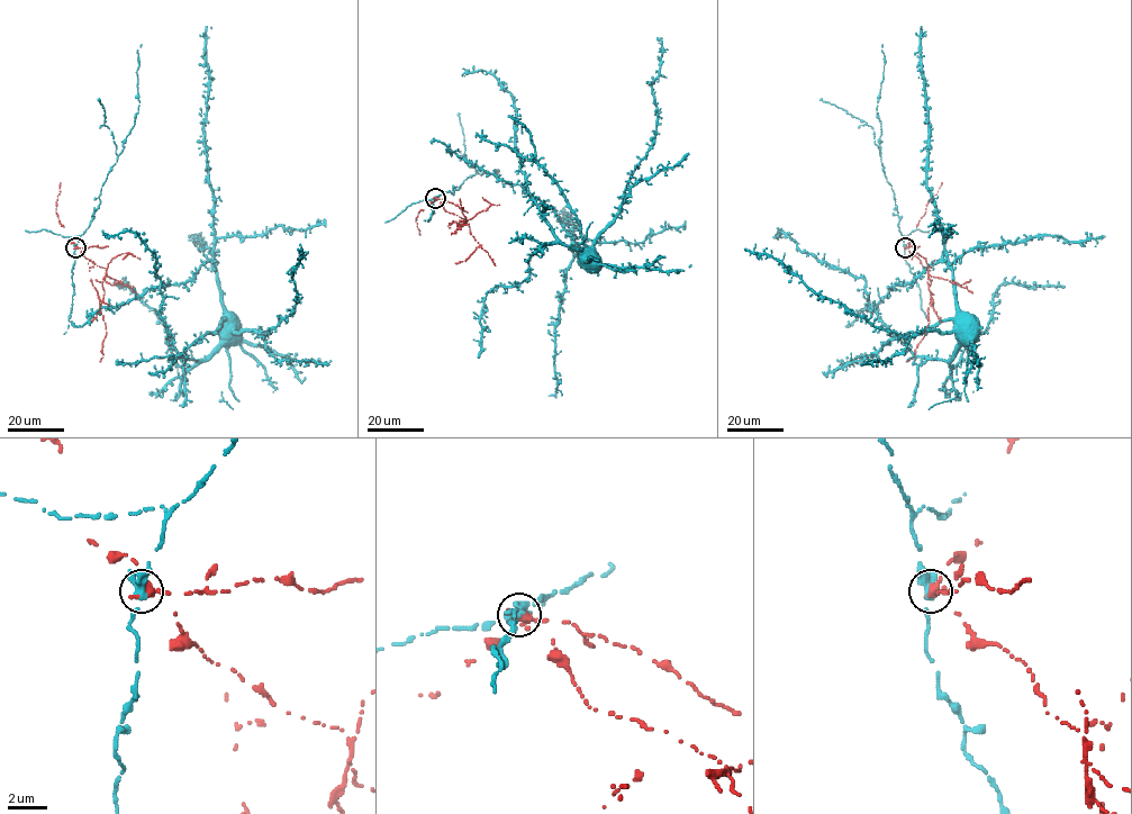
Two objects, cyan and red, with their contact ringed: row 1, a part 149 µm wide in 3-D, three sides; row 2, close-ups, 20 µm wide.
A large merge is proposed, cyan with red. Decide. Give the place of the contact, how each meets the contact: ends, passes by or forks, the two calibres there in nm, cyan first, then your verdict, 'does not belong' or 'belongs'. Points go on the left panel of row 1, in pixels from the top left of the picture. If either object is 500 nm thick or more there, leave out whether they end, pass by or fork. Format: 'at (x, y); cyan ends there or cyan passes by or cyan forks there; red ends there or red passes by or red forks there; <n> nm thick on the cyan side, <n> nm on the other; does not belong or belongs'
at (75, 247); cyan passes by; red ends there; 380 nm thick on the cyan side, 480 nm on the other; does not belong

